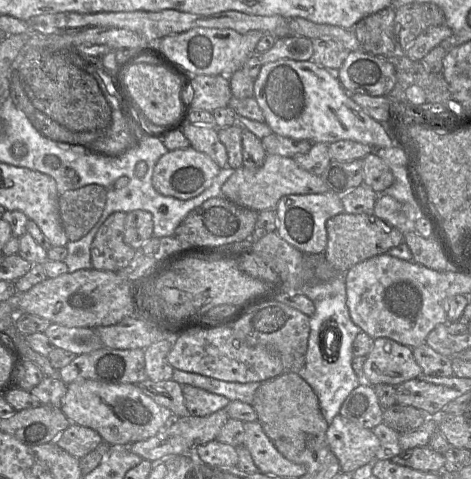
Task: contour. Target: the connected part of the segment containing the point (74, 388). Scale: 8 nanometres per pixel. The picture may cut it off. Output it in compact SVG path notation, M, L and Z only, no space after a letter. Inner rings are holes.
M77 380L67 385L60 409L71 423L92 428L97 431L103 442L110 445L130 445L146 440L164 431L174 418L173 413L166 407L157 404L137 384L107 384L95 380Z

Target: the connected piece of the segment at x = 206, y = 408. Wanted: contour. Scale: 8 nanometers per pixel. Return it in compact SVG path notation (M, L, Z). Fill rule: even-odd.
M182 385L182 393L190 416L204 417L218 410L226 409L230 400L191 385Z

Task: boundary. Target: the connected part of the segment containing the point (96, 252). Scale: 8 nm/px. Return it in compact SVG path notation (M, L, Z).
M115 212L100 226L90 248L93 269L118 272L127 267L136 256L138 251L124 241L125 221L126 213Z

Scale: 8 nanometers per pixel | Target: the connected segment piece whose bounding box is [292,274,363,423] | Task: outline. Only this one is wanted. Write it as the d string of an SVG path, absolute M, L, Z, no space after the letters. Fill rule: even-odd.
M344 274L326 282L306 283L300 290L292 292L302 293L315 305L315 312L310 317L305 364L298 375L314 390L324 418L331 423L346 397L361 383L352 368L352 344L356 335L363 331L351 320L346 304Z

